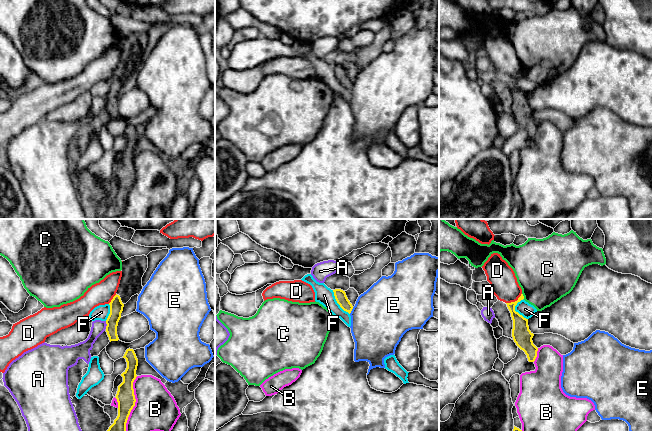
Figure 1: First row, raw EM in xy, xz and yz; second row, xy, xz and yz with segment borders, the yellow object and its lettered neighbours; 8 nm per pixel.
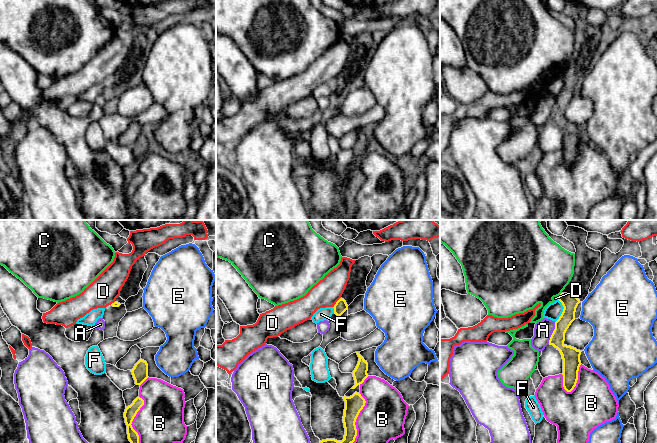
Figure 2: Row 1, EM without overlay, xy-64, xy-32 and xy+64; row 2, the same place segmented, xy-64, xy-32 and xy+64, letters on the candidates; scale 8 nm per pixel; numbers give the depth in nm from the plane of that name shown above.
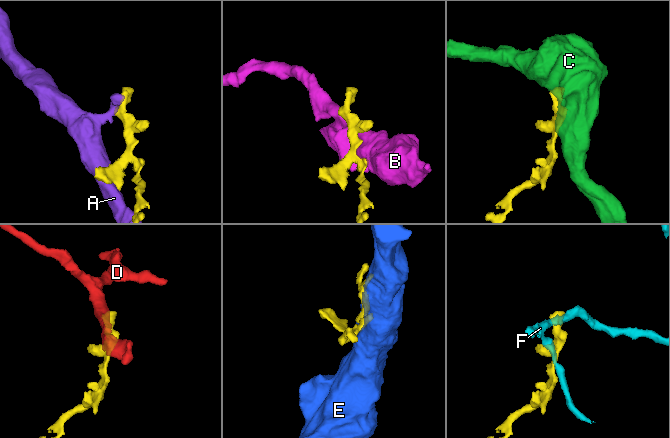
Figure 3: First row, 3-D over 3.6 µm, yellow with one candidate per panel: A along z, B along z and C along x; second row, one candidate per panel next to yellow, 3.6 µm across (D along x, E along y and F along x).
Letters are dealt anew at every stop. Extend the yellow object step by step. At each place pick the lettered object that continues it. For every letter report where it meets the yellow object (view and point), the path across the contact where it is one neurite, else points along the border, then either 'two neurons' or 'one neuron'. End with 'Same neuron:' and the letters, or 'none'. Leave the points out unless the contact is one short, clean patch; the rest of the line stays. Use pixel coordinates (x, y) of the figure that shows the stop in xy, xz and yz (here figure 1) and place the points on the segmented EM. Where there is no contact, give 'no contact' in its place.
A: meets yellow in xy at (107, 325); two neurons
B: meets yellow in xy at (134, 403); two neurons
C: meets yellow in yz at (523, 296); two neurons
D: meets yellow in yz at (515, 301); border along yz (521, 293), (516, 300), (506, 303); two neurons
E: meets yellow in xz at (351, 310); two neurons
F: meets yellow in yz at (514, 310); border along yz (523, 298), (517, 303), (515, 310), (527, 319); two neurons
Same neuron: none

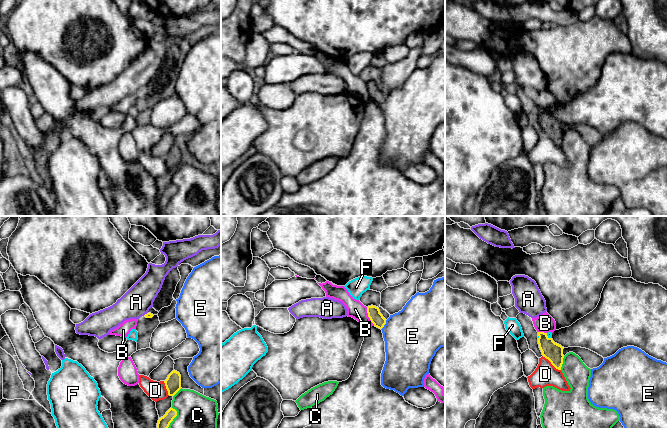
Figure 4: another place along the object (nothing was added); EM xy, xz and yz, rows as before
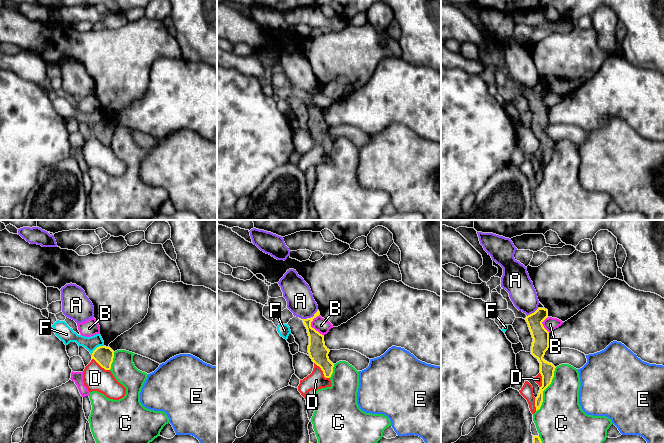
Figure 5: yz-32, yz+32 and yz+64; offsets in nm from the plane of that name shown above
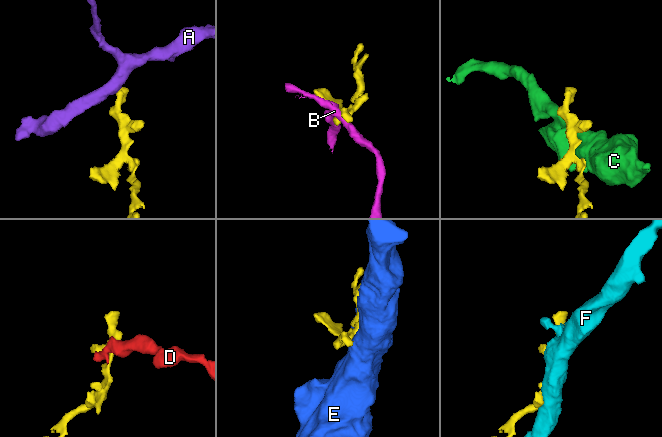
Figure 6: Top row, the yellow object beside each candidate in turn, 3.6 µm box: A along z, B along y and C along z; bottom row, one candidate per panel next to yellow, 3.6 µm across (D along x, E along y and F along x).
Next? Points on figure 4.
A: meets yellow in xy at (145, 314); border along xy (147, 312), (143, 315); two neurons
B: meets yellow in xz at (368, 316); border along xz (366, 307), (368, 317), (374, 325); two neurons
C: meets yellow in xy at (175, 416); two neurons
D: meets yellow in yz at (551, 363); two neurons
E: meets yellow in xz at (385, 323); two neurons
F: meets yellow in yz at (547, 336); two neurons
Same neuron: none

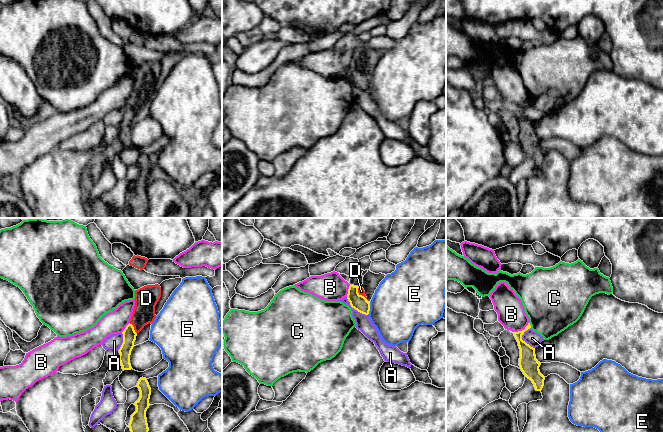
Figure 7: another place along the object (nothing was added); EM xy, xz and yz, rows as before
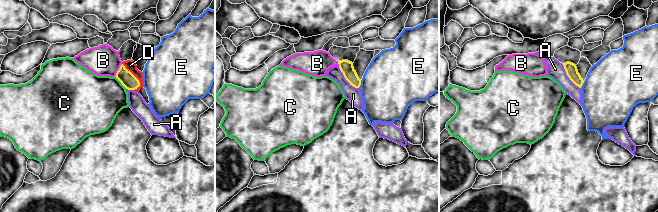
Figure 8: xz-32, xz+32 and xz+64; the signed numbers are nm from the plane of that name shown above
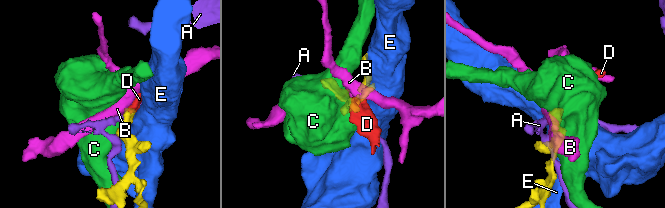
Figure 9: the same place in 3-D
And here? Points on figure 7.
A: meets yellow in yz at (521, 339); border along yz (530, 327), (524, 332), (522, 339), (534, 348); two neurons
B: meets yellow in yz at (522, 330); border along yz (528, 322), (523, 329), (513, 332); two neurons
C: meets yellow in yz at (530, 325); two neurons
D: meets yellow in xy at (133, 328); runs through xy (129, 335), (133, 328), (143, 313); one neuron
E: meets yellow in xz at (369, 308); two neurons
Same neuron: D

